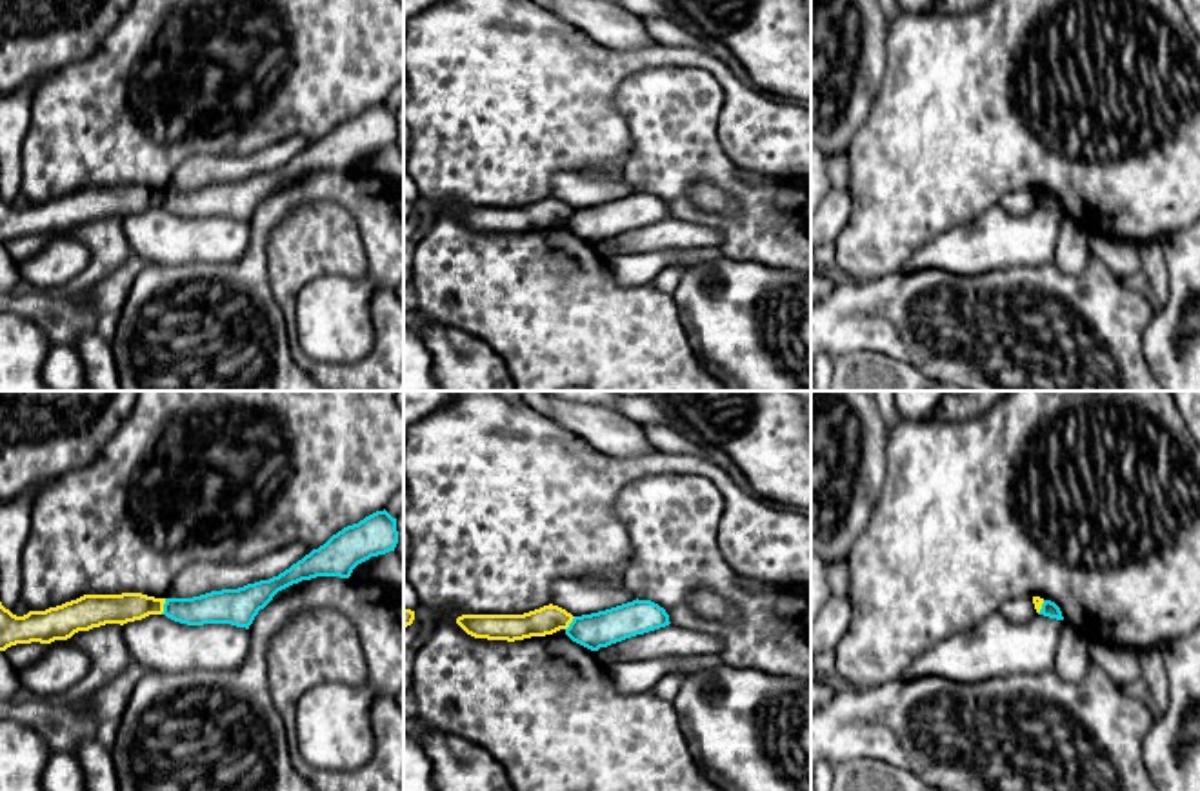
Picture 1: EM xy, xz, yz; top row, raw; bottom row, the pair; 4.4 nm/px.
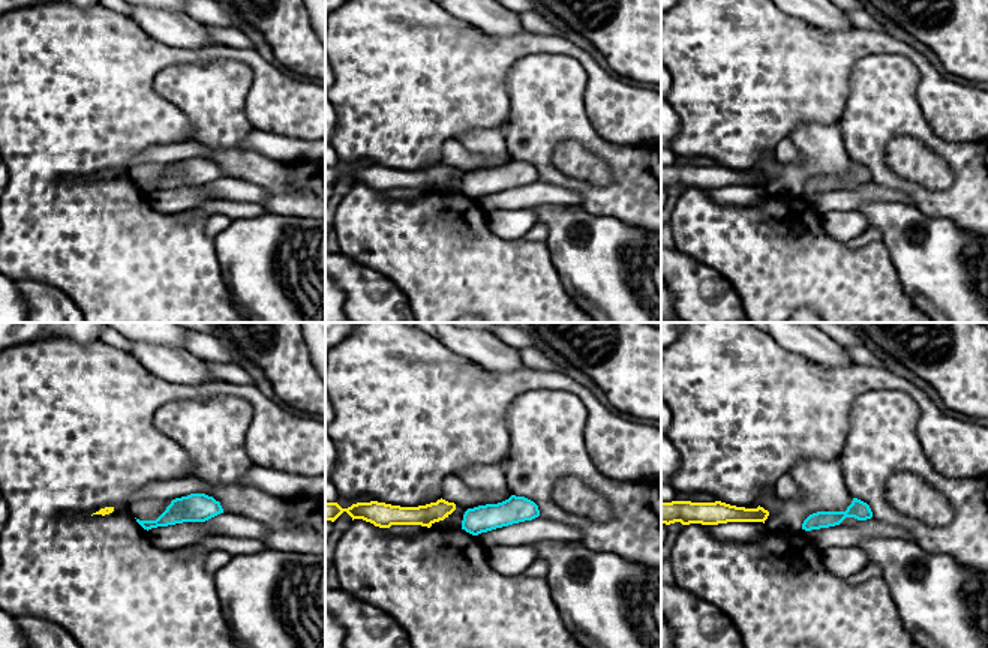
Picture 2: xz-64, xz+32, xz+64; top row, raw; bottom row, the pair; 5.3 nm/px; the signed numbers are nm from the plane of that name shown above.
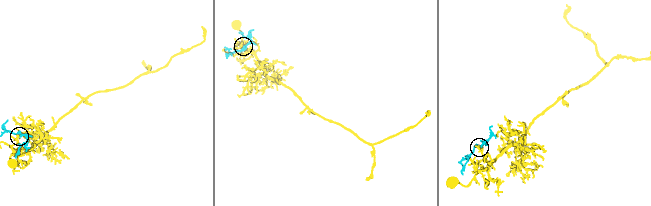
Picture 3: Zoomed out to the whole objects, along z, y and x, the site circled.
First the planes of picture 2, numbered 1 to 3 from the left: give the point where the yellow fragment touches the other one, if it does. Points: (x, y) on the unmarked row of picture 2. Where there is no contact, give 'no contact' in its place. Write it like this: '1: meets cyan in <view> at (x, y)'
1: no contact
2: no contact
3: no contact

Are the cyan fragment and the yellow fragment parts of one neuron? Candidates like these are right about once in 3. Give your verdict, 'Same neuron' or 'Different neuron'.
Different neuron

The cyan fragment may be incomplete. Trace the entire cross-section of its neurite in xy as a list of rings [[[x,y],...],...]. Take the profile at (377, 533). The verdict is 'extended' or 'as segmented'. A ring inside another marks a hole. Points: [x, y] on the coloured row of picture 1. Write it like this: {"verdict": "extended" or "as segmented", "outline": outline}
{"verdict": "as segmented", "outline": [[[385,509],[376,511],[344,527],[278,576],[193,598],[165,598],[162,615],[187,626],[231,624],[249,629],[278,591],[316,576],[349,578],[358,564],[395,551],[396,544],[396,518]]]}

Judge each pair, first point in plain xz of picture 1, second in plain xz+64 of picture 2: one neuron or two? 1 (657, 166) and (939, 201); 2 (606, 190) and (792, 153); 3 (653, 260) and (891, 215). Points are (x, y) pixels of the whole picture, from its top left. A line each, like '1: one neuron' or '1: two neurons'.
1: one neuron
2: one neuron
3: two neurons

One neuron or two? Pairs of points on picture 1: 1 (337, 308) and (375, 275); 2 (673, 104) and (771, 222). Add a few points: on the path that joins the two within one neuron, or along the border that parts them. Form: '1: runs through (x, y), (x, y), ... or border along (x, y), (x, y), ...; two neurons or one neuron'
1: runs through (346, 302), (366, 282); one neuron
2: runs through (684, 133), (744, 193); one neuron

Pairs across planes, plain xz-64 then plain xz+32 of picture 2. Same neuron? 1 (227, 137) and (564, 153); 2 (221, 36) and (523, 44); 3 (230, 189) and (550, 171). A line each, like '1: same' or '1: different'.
1: different
2: different
3: different

